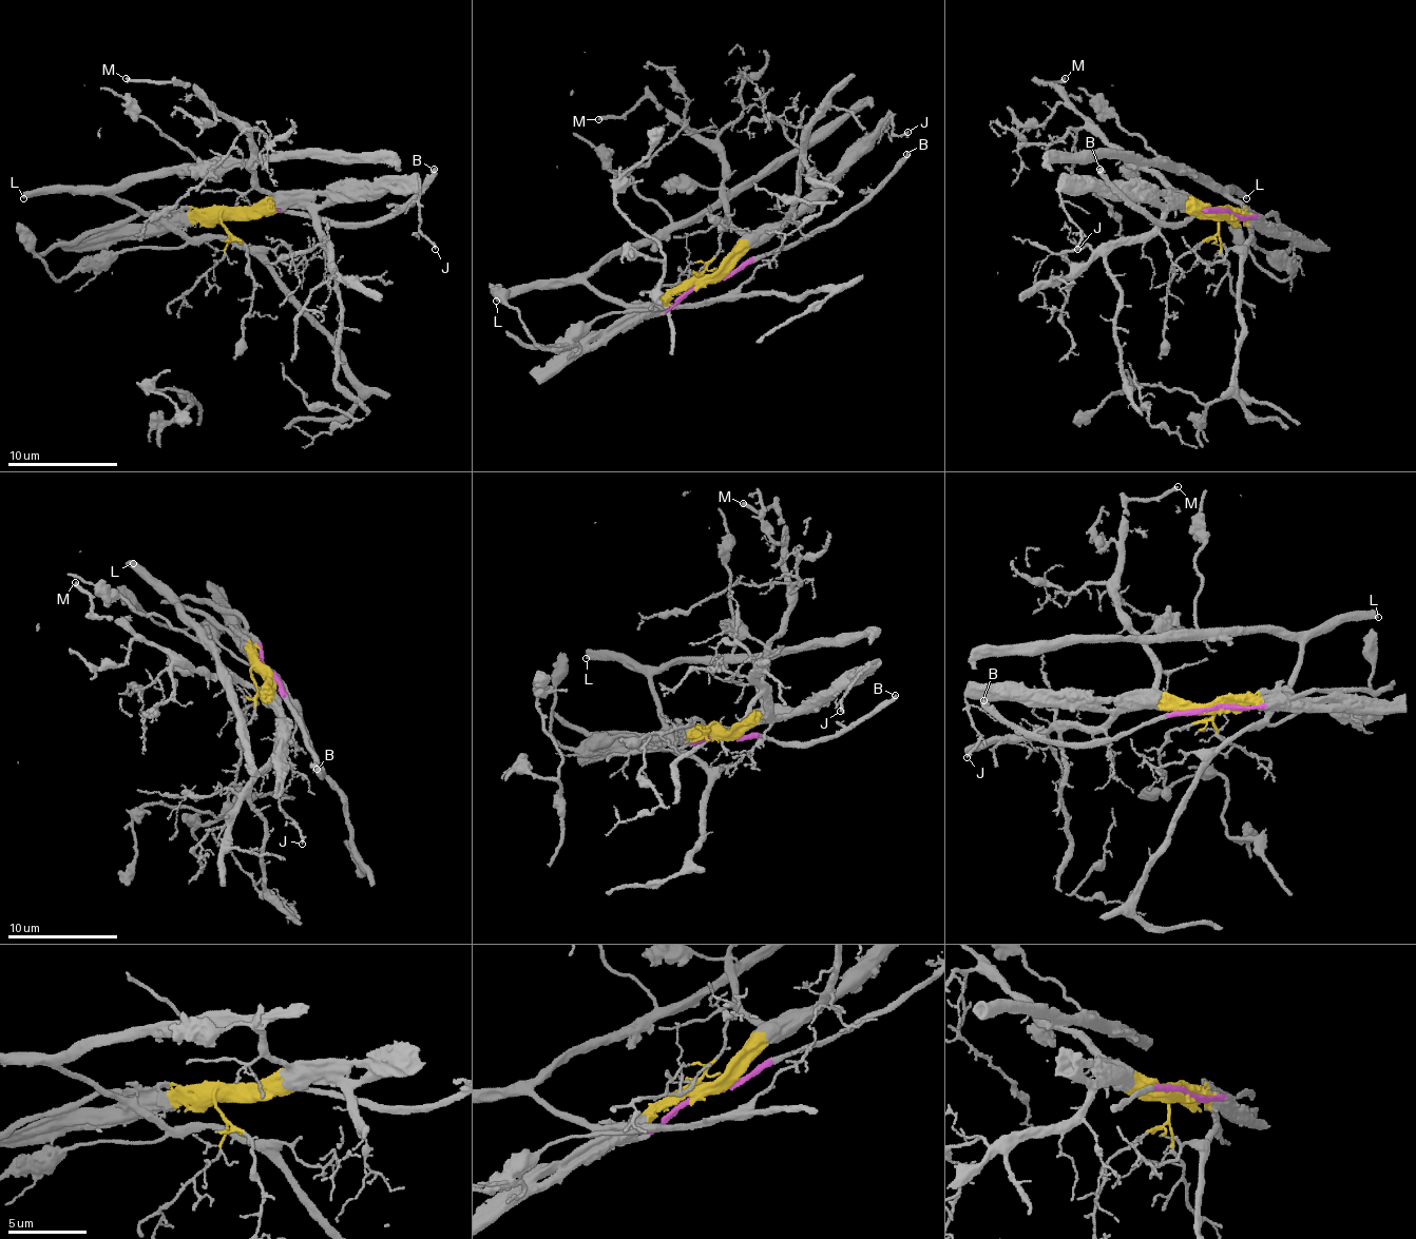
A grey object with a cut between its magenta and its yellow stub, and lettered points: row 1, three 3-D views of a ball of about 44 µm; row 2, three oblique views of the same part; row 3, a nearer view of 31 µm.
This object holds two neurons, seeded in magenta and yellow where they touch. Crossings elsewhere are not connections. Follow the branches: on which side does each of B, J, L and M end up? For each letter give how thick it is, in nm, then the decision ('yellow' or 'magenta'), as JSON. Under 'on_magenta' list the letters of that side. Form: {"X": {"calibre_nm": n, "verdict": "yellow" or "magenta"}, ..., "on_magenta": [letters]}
{"B": {"calibre_nm": 340, "verdict": "magenta"}, "J": {"calibre_nm": 180, "verdict": "yellow"}, "L": {"calibre_nm": 500, "verdict": "yellow"}, "M": {"calibre_nm": 260, "verdict": "yellow"}, "on_magenta": ["B"]}

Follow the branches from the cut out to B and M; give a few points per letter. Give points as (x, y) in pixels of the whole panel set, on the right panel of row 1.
B: (1227, 212), (1206, 210), (1181, 224), (1159, 224), (1148, 217), (1098, 169)
M: (1225, 212), (1206, 212), (1156, 176), (1131, 166), (1052, 85), (1044, 83), (1066, 77)

